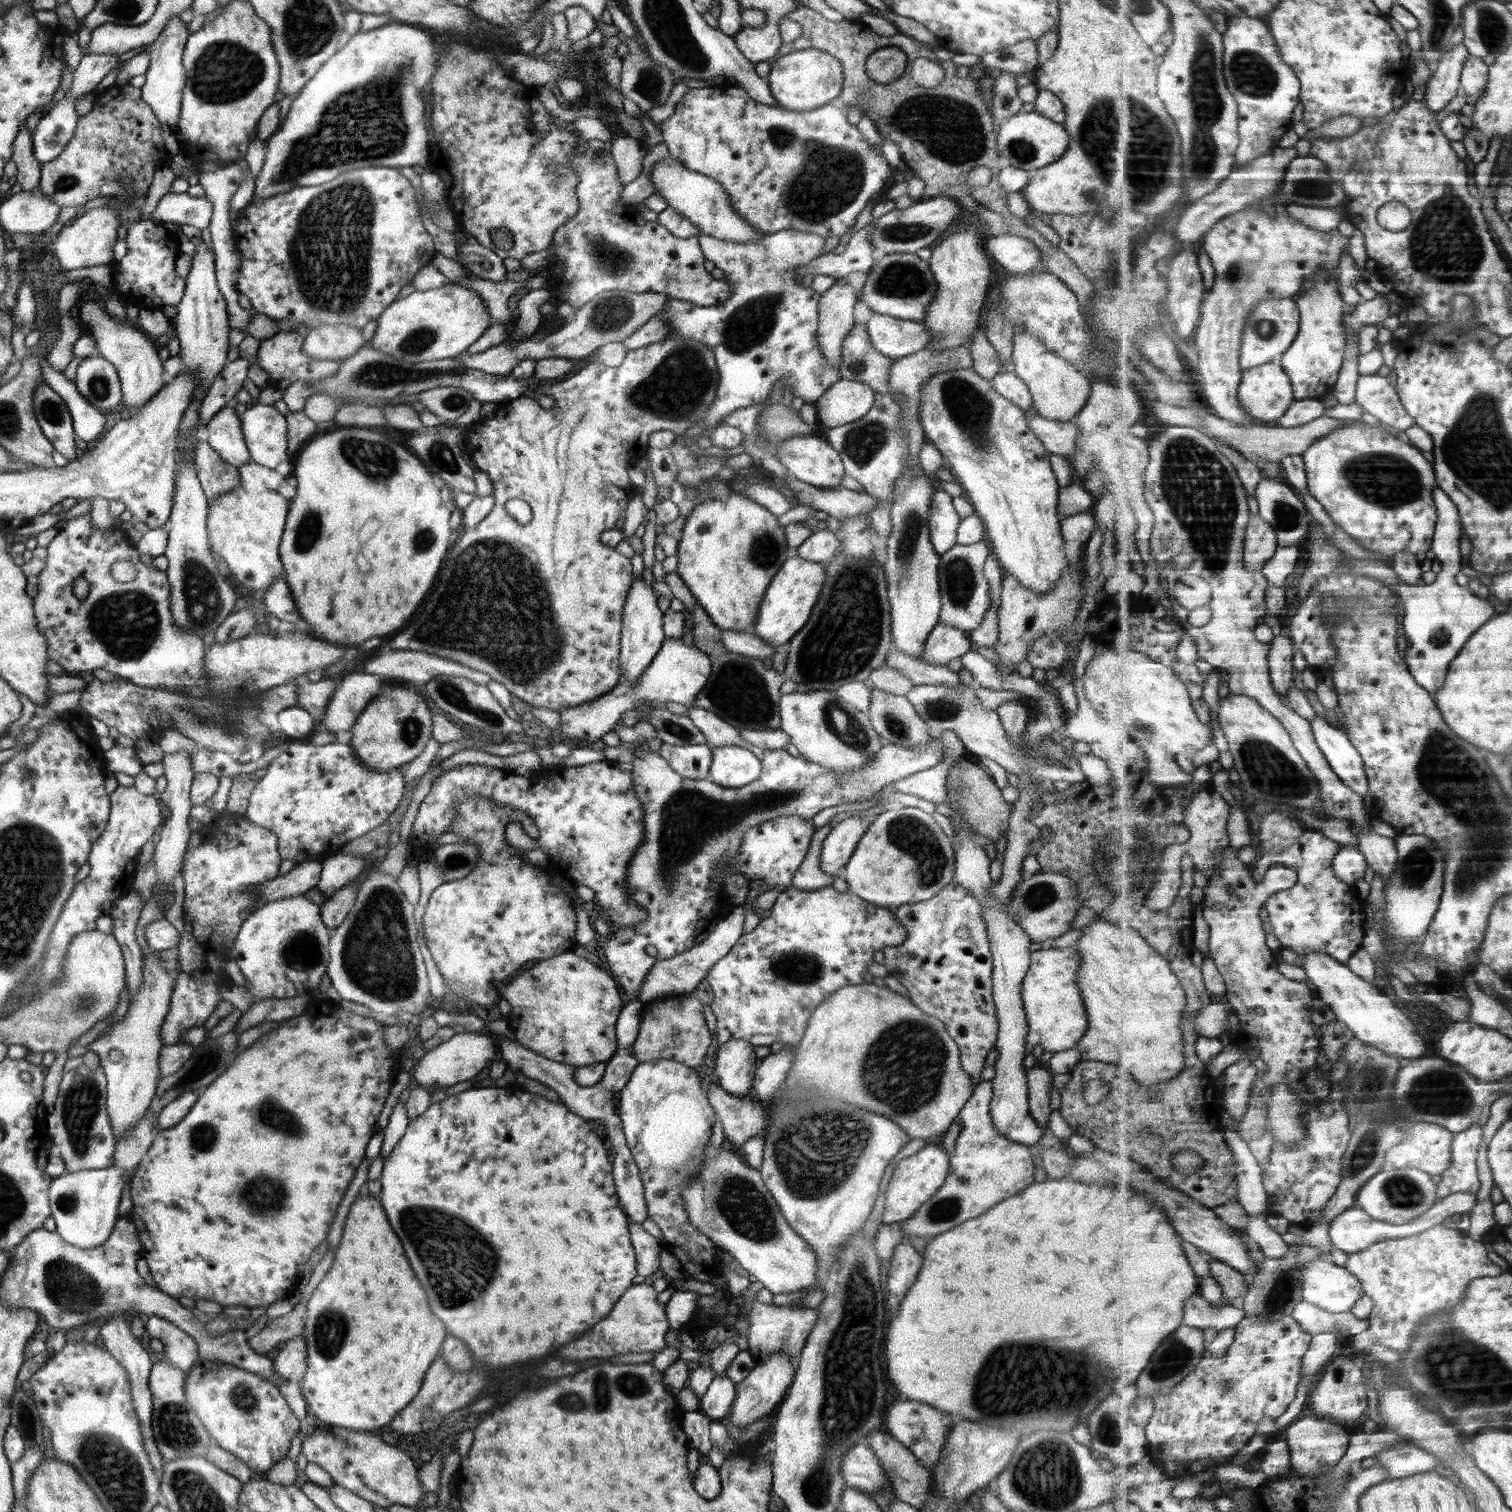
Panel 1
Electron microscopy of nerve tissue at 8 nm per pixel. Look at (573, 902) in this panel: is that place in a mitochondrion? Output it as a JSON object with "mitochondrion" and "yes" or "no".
{"mitochondrion":"no"}

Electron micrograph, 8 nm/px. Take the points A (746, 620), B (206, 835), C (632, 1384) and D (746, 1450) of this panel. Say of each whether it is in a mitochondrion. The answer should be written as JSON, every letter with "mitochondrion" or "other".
{"A":"other","B":"other","C":"mitochondrion","D":"other"}

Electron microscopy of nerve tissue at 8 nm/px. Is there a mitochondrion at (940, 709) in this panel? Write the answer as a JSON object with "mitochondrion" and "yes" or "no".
{"mitochondrion":"yes"}

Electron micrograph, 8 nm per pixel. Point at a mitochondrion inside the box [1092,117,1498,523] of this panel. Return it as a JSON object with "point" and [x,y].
{"point":[1447,229]}

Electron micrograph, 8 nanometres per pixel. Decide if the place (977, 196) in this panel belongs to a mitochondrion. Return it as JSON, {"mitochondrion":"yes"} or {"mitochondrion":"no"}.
{"mitochondrion":"no"}

